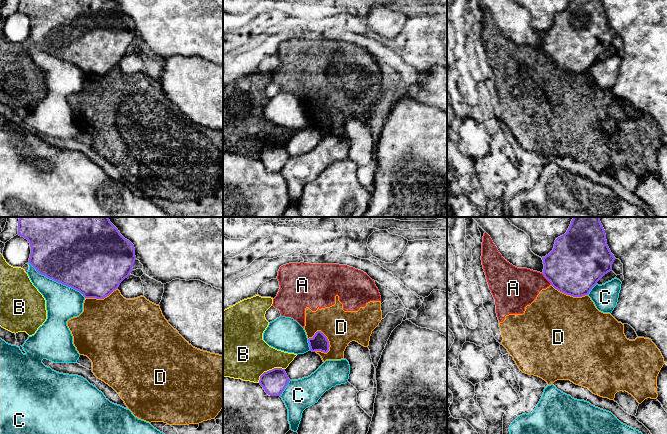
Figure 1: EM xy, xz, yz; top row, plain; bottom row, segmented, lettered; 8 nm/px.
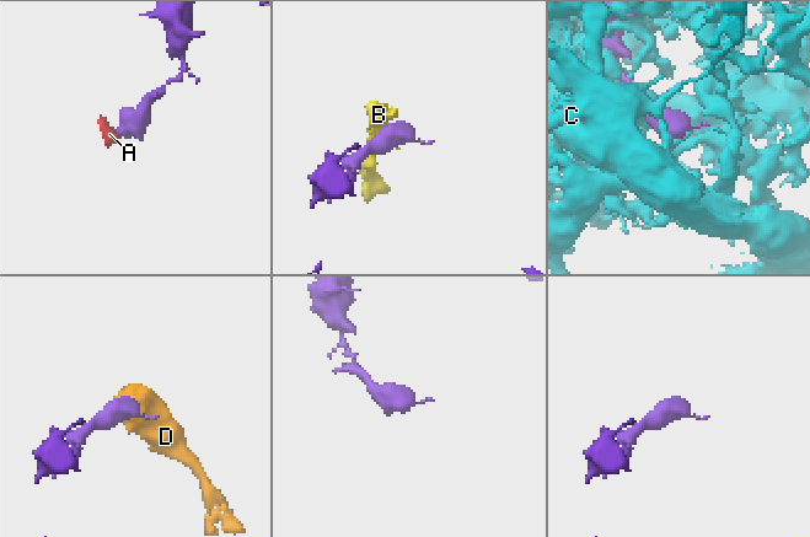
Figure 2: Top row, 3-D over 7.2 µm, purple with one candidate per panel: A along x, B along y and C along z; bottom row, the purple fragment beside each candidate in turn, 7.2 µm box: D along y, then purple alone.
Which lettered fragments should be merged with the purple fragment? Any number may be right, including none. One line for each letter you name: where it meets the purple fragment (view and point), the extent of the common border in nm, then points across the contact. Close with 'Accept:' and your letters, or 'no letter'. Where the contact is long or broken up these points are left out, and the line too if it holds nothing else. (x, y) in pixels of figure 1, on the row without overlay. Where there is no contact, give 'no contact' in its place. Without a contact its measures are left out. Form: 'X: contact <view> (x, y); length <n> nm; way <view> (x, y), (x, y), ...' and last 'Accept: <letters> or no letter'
Accept: no letter

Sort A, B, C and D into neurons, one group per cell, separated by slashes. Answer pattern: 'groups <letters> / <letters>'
groups A D / B / C

